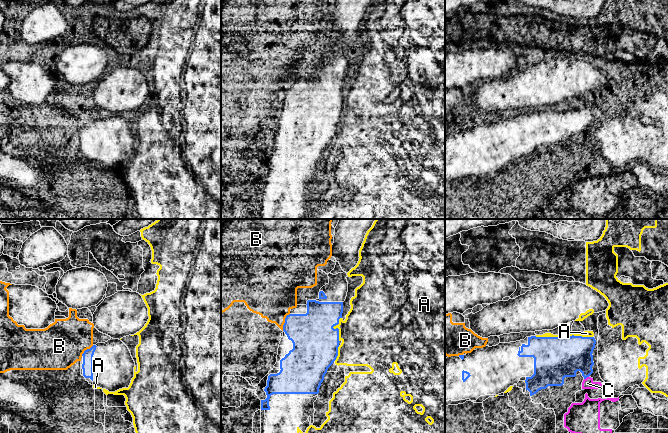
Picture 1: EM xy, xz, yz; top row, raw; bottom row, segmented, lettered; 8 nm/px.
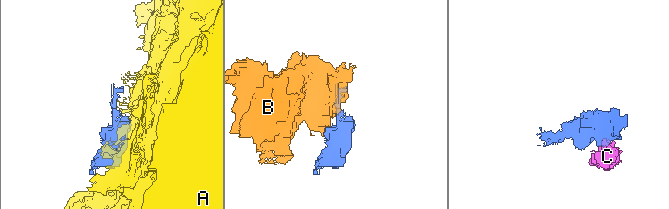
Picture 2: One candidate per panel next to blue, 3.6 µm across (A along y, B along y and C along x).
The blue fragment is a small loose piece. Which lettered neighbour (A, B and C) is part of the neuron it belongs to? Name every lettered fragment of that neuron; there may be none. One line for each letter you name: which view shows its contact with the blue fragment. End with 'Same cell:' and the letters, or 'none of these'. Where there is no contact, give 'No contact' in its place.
Same cell: none of these

